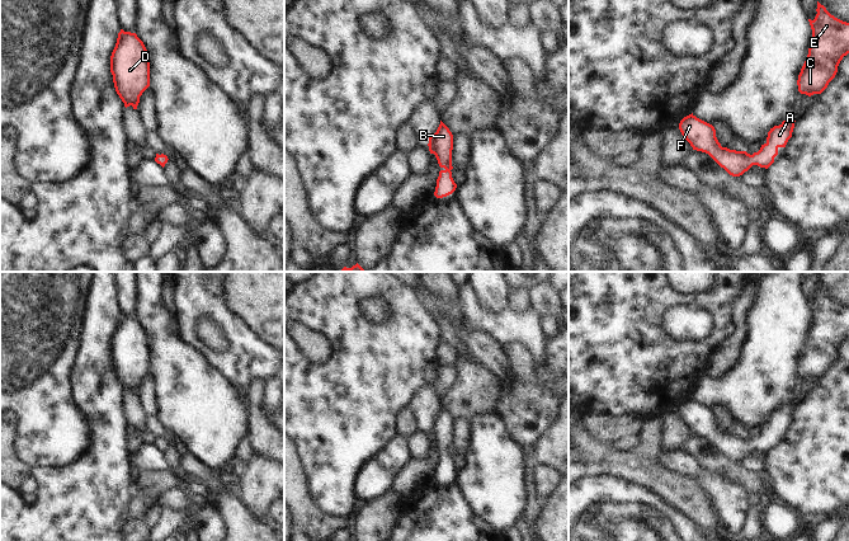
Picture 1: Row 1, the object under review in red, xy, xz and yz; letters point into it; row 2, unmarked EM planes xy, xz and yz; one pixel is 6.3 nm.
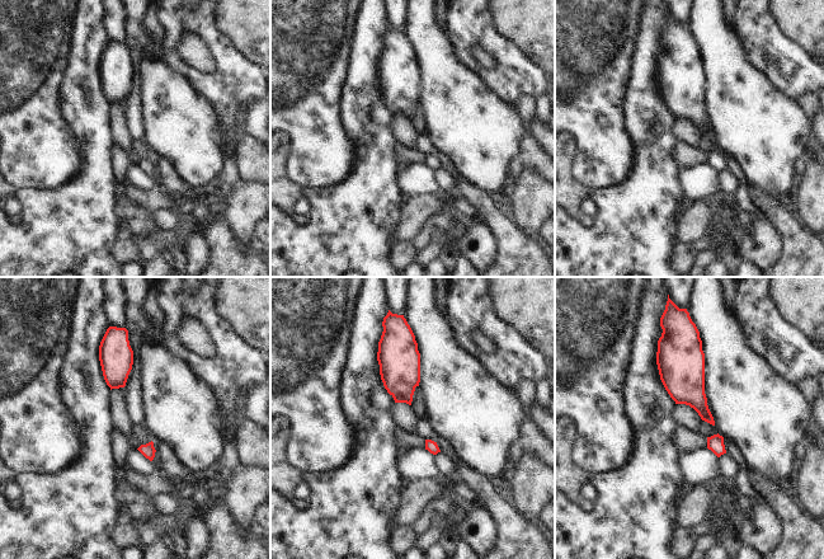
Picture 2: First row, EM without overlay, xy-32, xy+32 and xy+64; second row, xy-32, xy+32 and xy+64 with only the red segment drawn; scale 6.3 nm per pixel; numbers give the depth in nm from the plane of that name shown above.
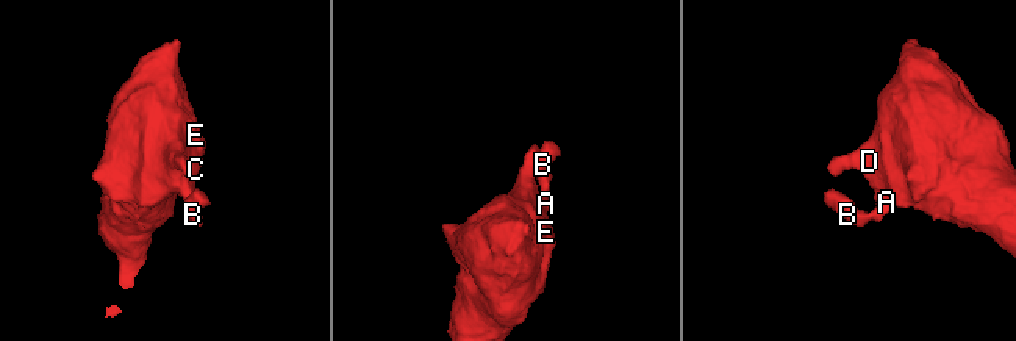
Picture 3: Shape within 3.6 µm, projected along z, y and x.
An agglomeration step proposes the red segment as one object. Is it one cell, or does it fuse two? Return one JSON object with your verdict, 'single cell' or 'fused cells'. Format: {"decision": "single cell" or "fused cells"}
{"decision": "single cell"}

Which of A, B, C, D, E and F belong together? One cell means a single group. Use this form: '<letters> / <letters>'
A B C D E F

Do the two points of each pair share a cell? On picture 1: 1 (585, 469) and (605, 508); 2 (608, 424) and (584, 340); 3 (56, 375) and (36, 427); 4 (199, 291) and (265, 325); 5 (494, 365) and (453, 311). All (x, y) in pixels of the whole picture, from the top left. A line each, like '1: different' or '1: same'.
1: different
2: different
3: same
4: different
5: same

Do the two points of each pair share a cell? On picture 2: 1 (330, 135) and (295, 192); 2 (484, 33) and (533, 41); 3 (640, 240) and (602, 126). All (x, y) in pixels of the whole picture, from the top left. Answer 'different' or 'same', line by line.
1: different
2: different
3: different

